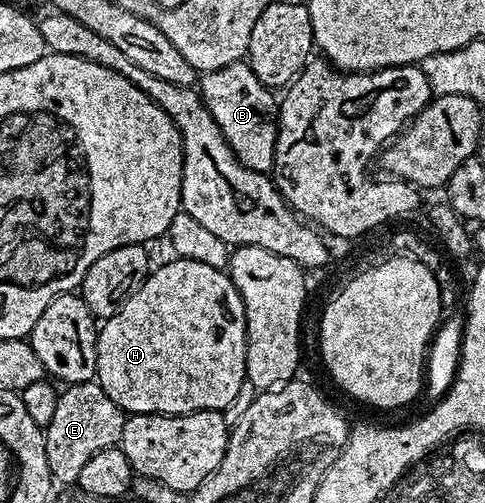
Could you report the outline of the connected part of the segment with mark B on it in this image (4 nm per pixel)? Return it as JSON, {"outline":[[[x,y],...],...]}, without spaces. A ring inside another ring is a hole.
{"outline":[[[245,60],[202,73],[200,92],[203,103],[208,107],[212,119],[216,119],[238,162],[254,173],[269,174],[274,169],[274,148],[278,138],[279,106],[275,94],[260,83],[260,79],[256,79]]]}

